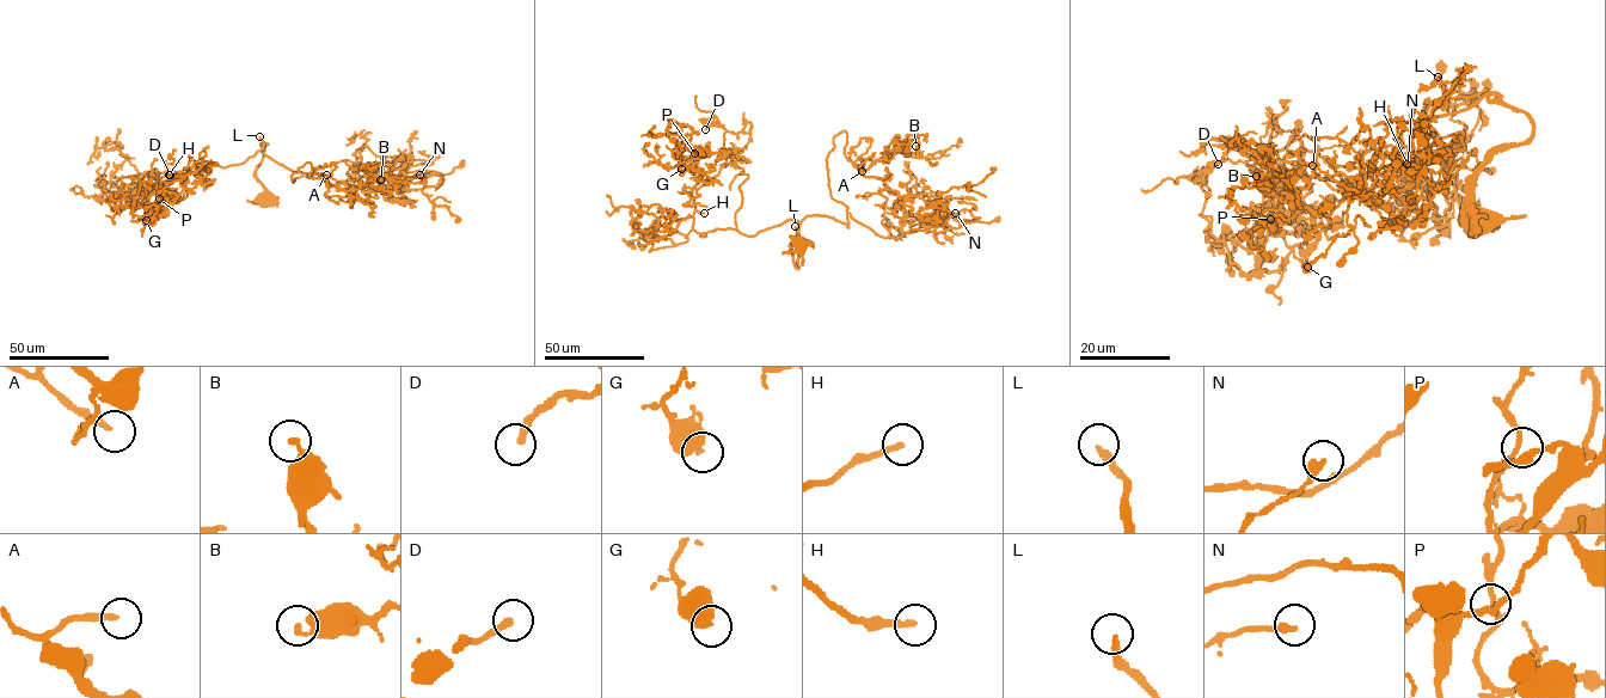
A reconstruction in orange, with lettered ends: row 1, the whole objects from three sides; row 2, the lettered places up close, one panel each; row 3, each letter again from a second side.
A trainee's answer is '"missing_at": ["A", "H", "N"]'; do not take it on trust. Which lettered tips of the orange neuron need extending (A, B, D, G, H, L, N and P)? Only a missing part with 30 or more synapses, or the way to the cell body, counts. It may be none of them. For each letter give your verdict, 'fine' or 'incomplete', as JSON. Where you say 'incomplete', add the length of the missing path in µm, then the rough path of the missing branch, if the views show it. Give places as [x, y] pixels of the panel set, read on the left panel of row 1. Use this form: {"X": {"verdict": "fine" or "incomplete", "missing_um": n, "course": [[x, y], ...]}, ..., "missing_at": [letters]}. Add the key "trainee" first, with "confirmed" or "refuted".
{"trainee": "confirmed", "A": {"verdict": "incomplete", "missing_um": 30, "course": [[326, 175], [349, 178], [356, 169], [344, 175]]}, "B": {"verdict": "fine"}, "D": {"verdict": "fine"}, "G": {"verdict": "fine"}, "H": {"verdict": "incomplete", "missing_um": 70, "course": [[169, 175], [183, 176], [182, 184], [172, 182], [169, 173], [182, 155], [197, 148]]}, "L": {"verdict": "fine"}, "N": {"verdict": "incomplete", "missing_um": 60, "course": [[420, 175], [429, 177], [447, 161], [449, 166], [442, 165], [445, 157], [441, 149], [460, 128]]}, "P": {"verdict": "fine"}, "missing_at": ["A", "H", "N"]}

